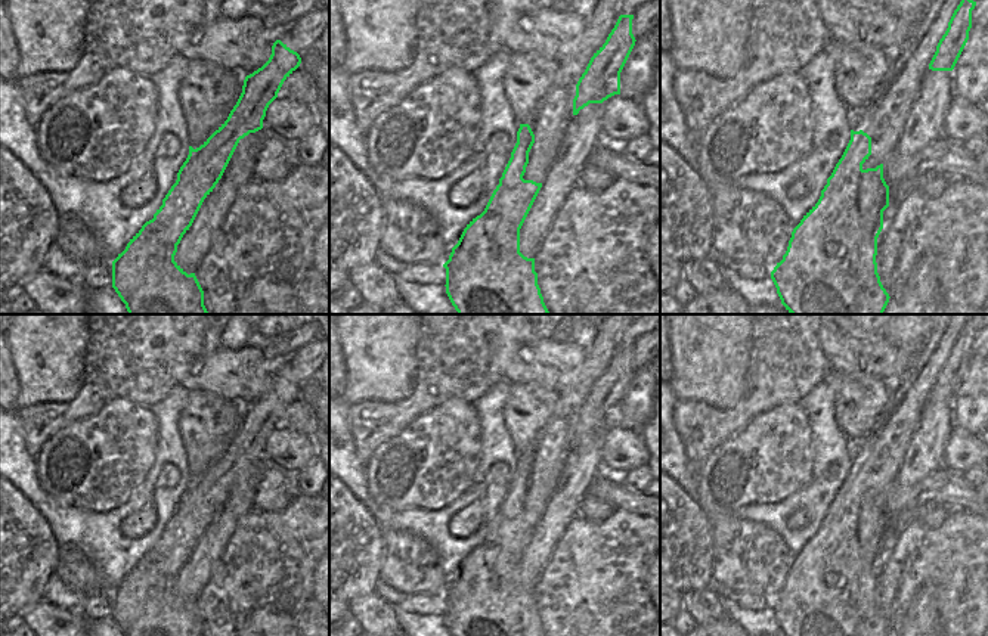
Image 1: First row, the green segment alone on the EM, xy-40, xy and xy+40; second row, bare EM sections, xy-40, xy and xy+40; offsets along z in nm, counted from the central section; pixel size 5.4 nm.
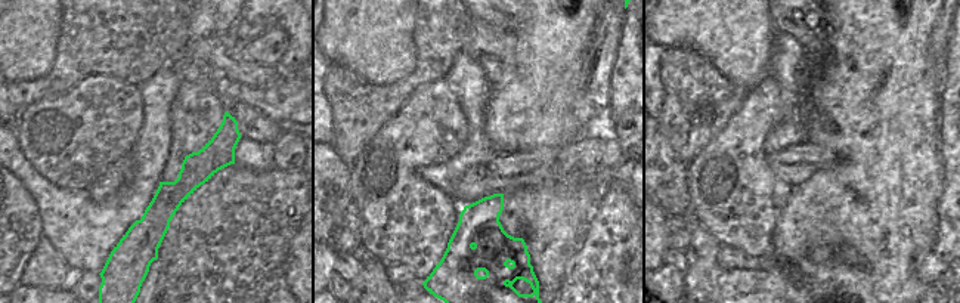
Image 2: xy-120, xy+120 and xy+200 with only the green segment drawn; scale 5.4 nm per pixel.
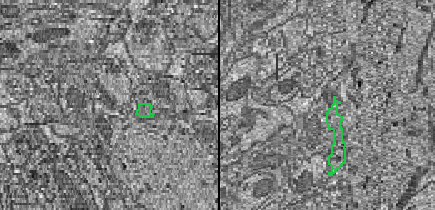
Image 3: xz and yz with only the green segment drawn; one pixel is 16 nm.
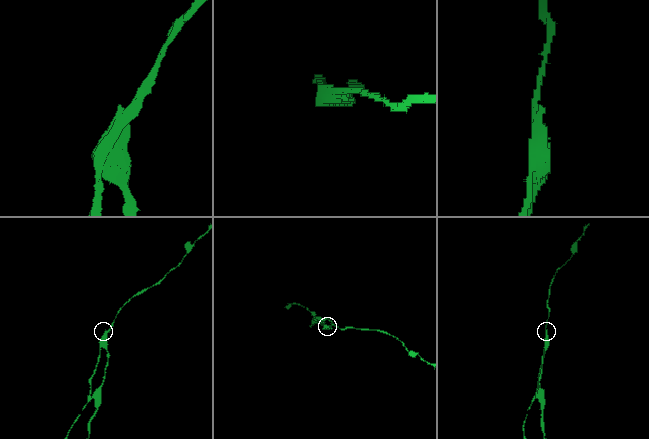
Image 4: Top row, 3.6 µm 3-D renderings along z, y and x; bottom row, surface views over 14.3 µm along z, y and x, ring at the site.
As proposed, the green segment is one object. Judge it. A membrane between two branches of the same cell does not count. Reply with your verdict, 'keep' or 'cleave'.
cleave

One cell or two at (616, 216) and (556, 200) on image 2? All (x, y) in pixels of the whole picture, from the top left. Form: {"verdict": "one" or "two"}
{"verdict": "two"}

